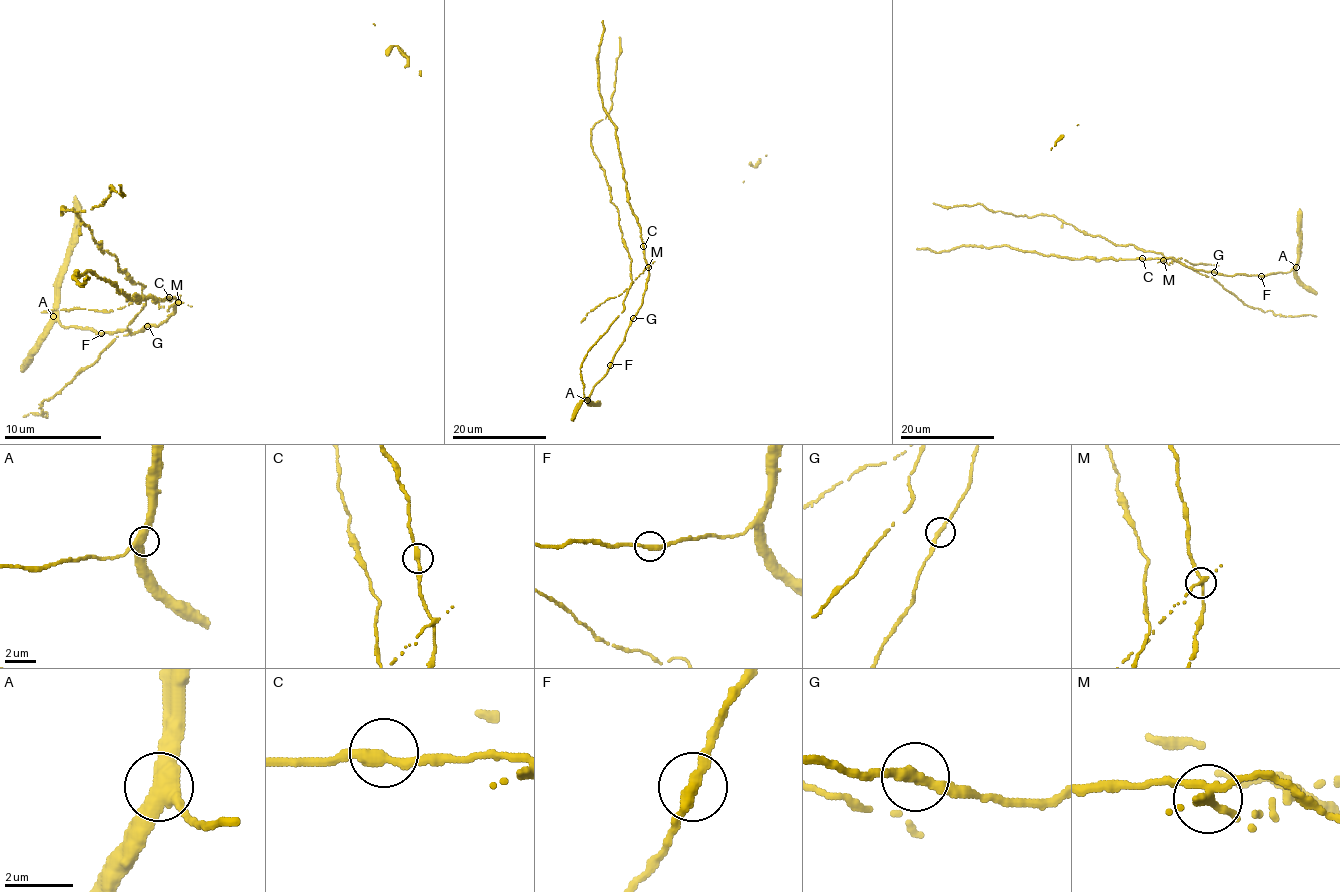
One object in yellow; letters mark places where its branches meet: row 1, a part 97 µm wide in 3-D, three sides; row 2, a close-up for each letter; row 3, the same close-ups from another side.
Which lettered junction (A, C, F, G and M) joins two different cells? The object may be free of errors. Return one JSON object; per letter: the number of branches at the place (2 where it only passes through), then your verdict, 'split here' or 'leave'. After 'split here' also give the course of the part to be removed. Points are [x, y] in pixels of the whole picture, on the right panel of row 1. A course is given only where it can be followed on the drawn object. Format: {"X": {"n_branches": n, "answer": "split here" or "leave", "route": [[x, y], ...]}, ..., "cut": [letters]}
{"A": {"n_branches": 3, "answer": "leave"}, "C": {"n_branches": 2, "answer": "leave"}, "F": {"n_branches": 2, "answer": "leave"}, "G": {"n_branches": 2, "answer": "leave"}, "M": {"n_branches": 3, "answer": "split here", "route": [[1162, 260], [1177, 260], [1084, 234], [1053, 215], [1018, 216], [979, 203], [933, 203]]}, "cut": ["M"]}

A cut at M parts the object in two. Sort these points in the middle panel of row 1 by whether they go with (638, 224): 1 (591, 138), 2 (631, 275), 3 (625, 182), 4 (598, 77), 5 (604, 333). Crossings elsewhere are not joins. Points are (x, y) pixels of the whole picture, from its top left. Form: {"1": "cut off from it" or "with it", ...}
{"1": "cut off from it", "2": "cut off from it", "3": "with it", "4": "with it", "5": "cut off from it"}

